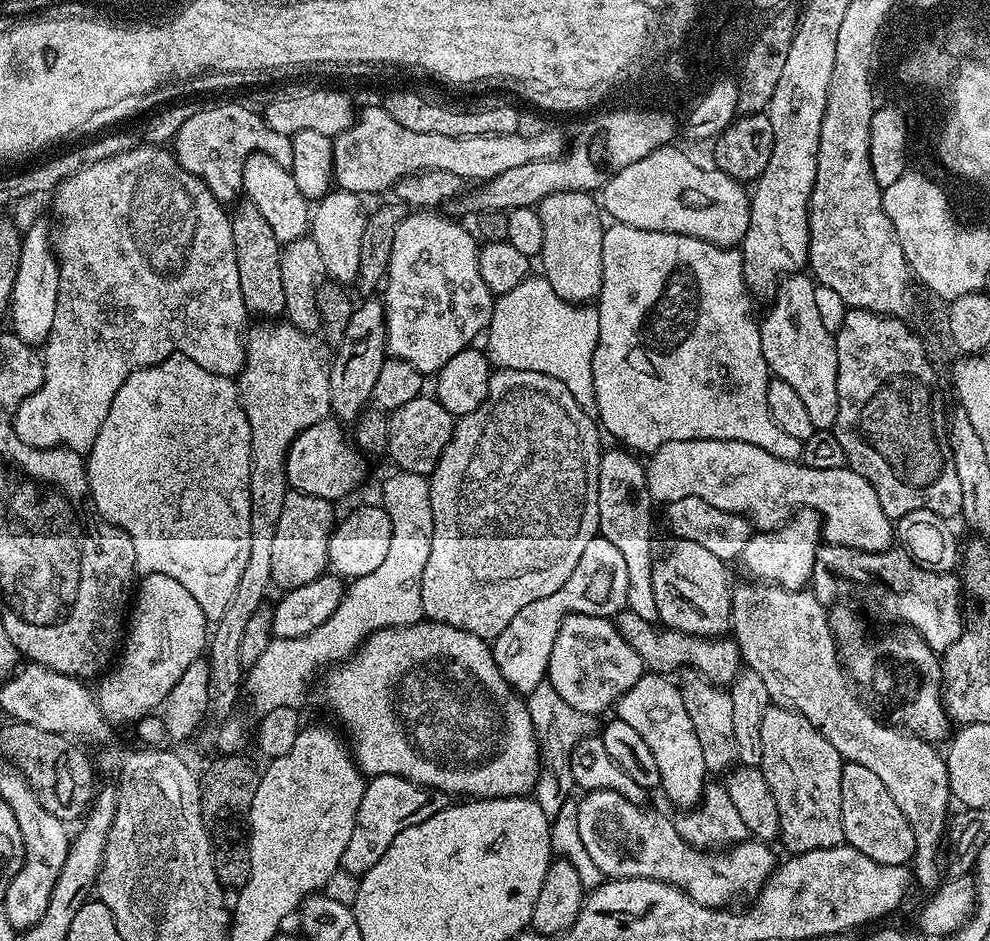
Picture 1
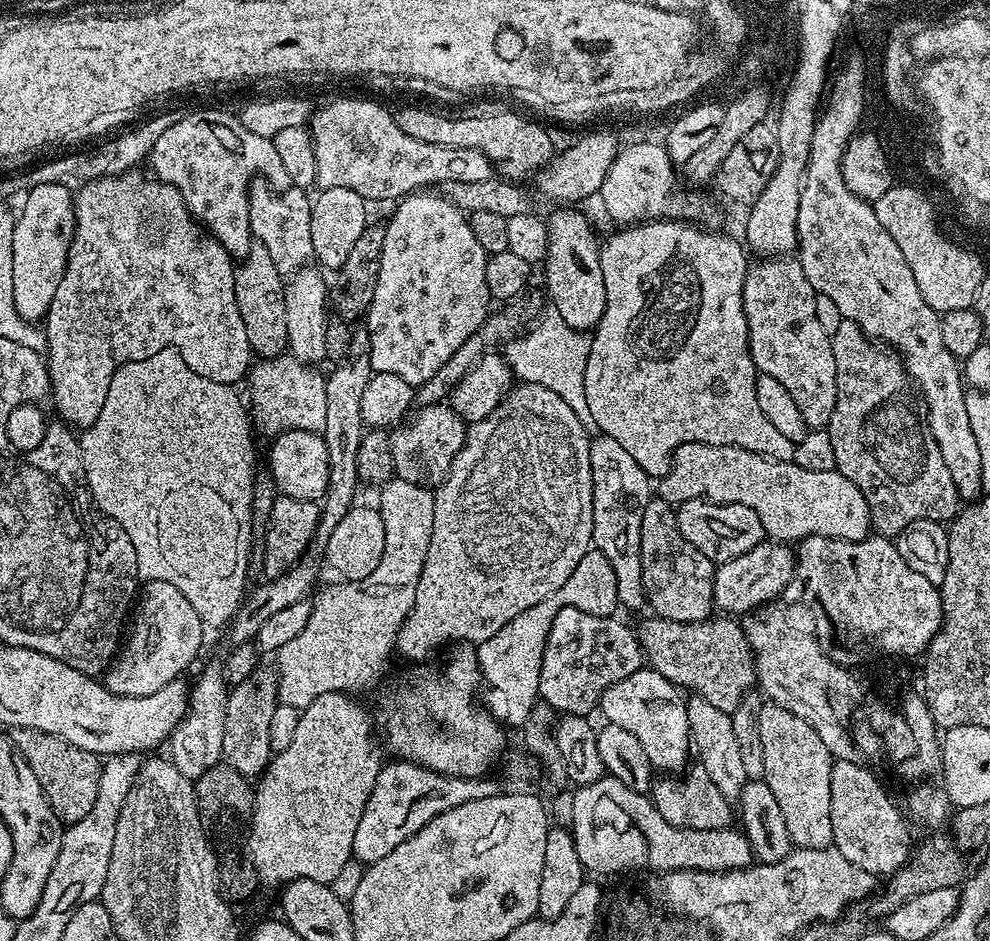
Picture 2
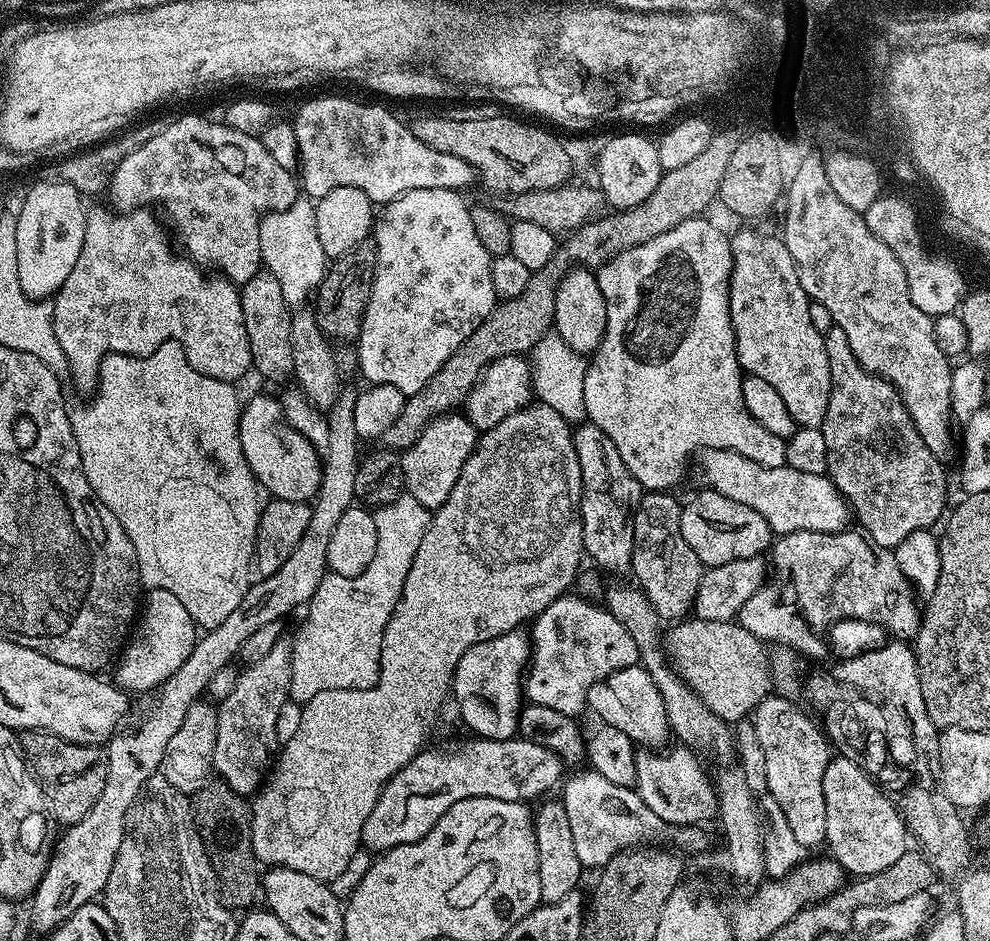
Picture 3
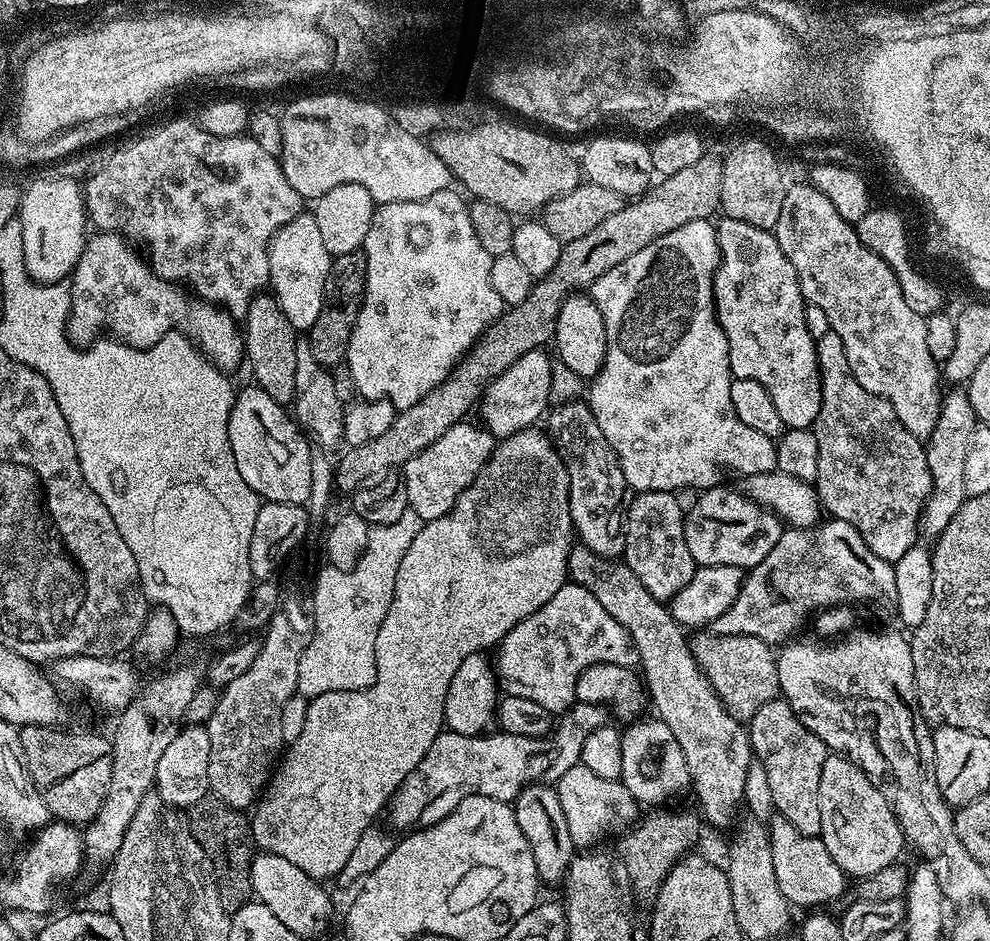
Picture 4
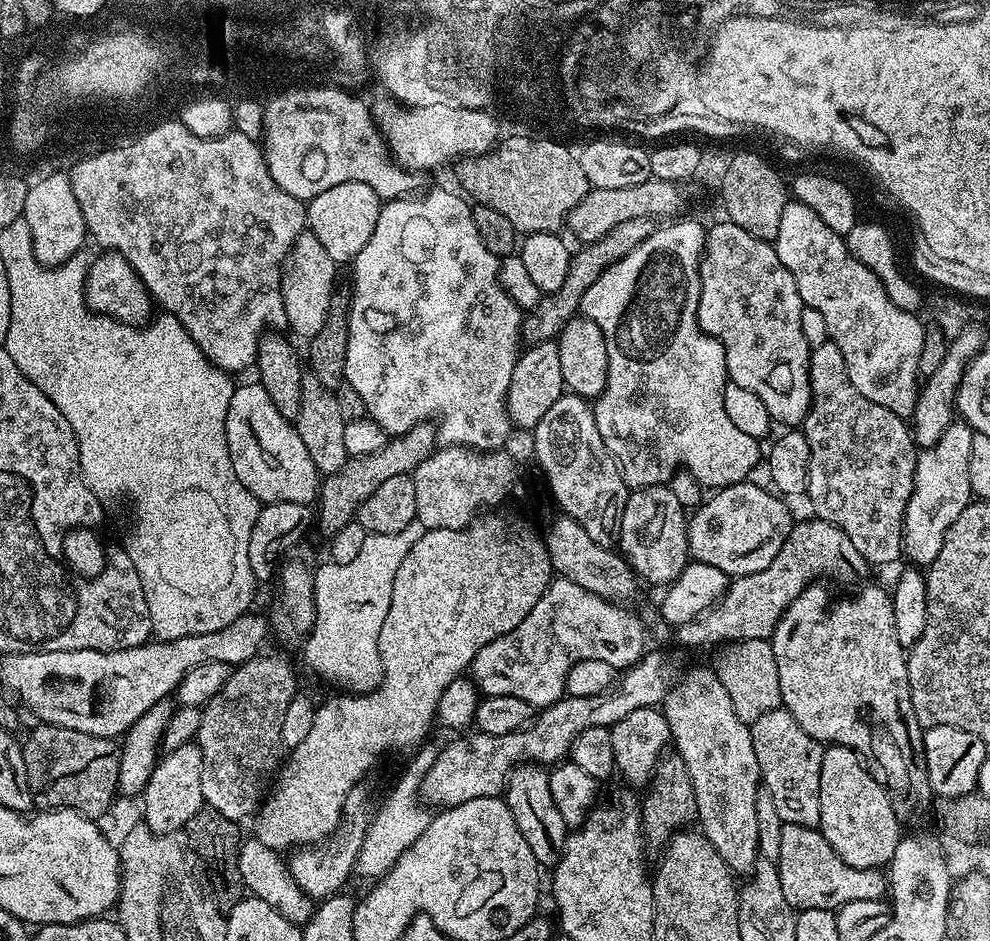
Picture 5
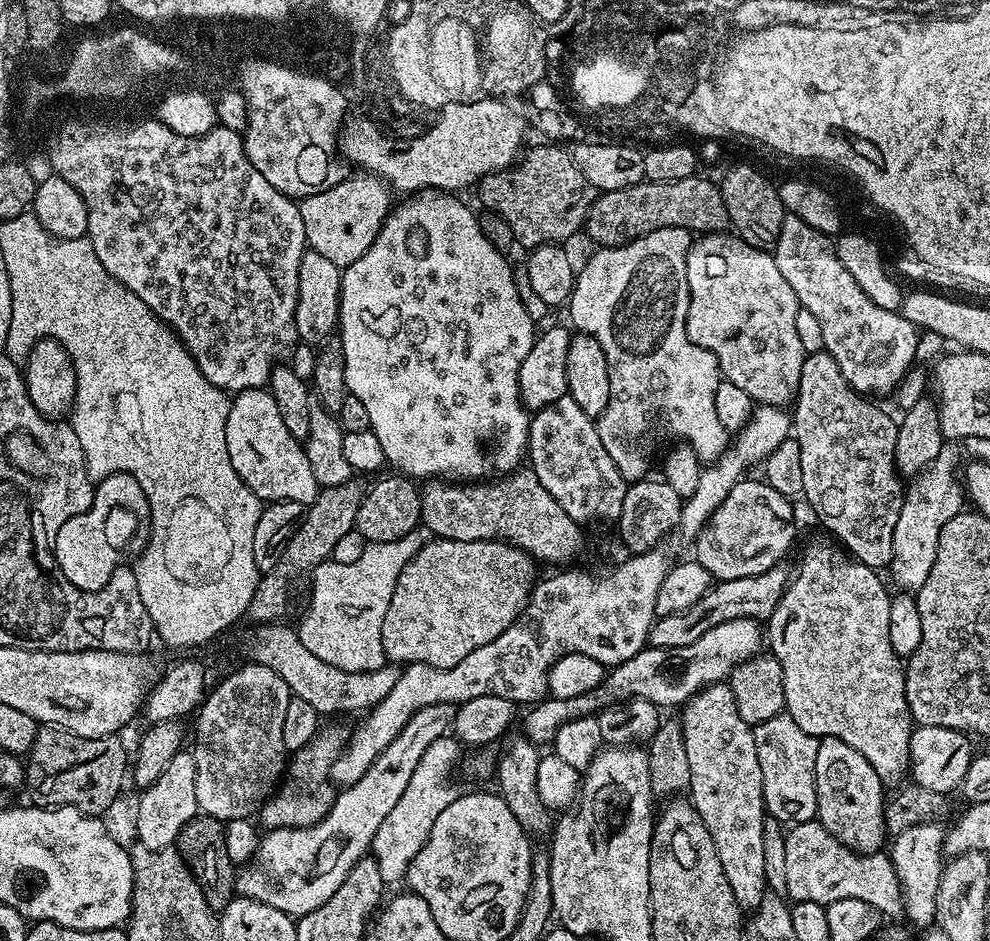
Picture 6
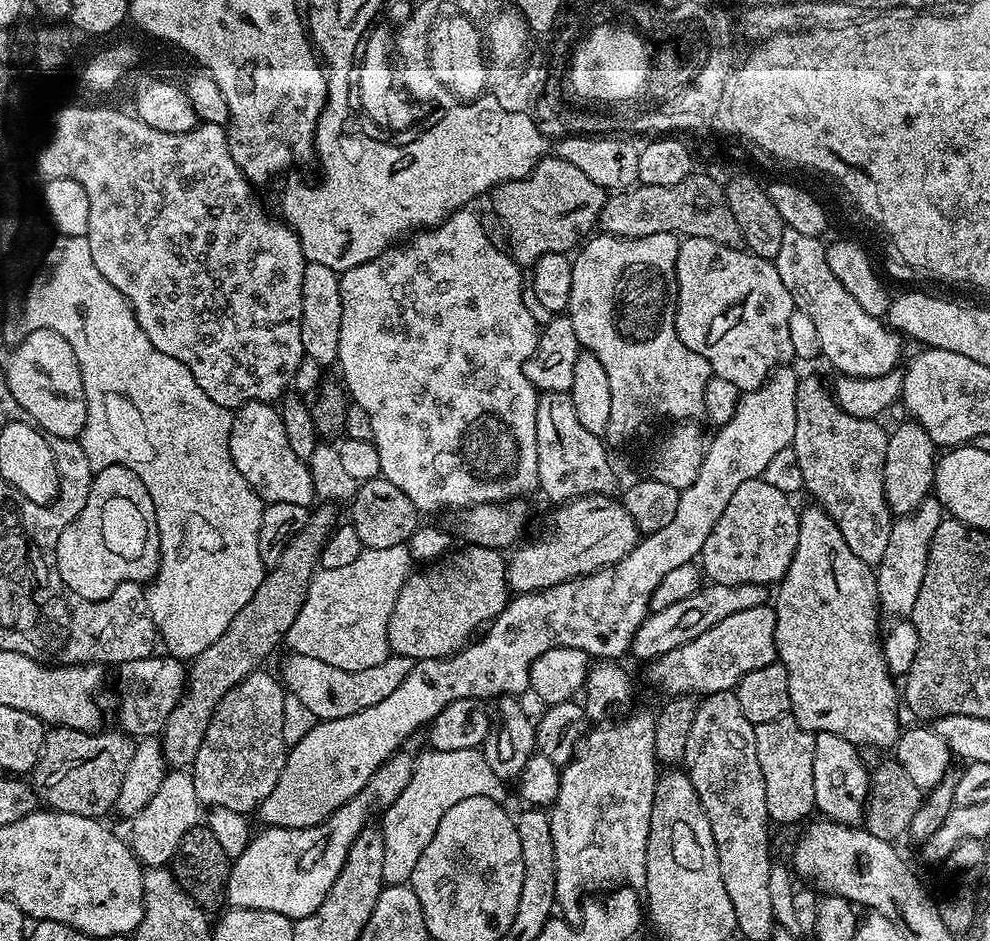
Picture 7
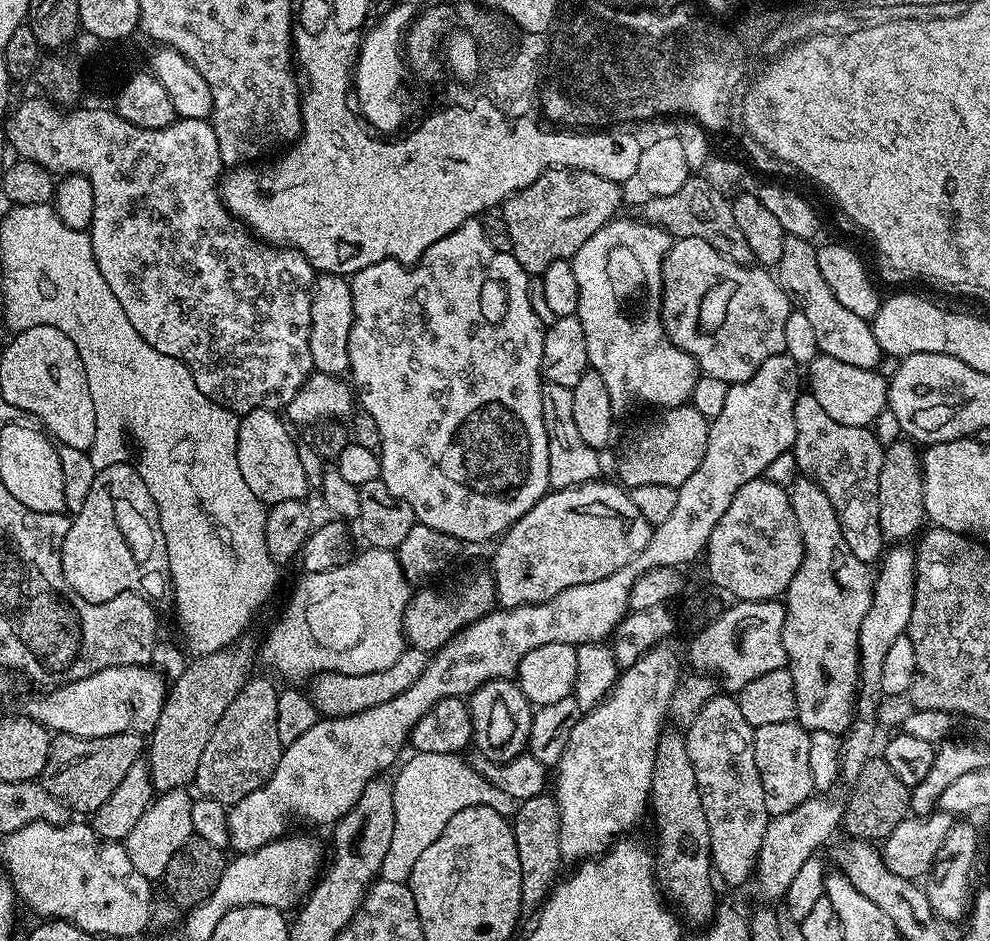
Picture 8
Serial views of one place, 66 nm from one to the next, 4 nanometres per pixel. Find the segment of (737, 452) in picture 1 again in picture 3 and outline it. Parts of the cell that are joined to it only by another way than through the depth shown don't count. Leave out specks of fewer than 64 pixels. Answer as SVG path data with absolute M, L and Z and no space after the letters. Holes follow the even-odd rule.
M705 448L695 457L694 464L700 467L700 476L705 480L707 487L718 494L726 494L726 498L734 498L734 502L742 502L742 506L750 506L750 510L758 510L762 518L771 526L777 537L786 534L794 534L802 530L811 532L843 532L849 527L850 509L848 501L832 485L827 475L802 474L802 470L794 470L790 467L771 468L770 466L758 466L758 462L750 462L737 452L728 450L714 450Z

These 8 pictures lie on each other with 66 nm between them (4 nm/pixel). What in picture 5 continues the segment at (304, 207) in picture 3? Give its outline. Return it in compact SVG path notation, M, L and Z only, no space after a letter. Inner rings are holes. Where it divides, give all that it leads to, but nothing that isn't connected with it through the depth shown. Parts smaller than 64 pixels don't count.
M307 230L301 232L292 243L292 249L288 251L280 289L287 327L292 327L303 338L318 334L333 311L332 287L336 284L336 271L338 271L336 260L330 258L330 254L326 254L326 249L322 247L322 242L318 242L316 235Z

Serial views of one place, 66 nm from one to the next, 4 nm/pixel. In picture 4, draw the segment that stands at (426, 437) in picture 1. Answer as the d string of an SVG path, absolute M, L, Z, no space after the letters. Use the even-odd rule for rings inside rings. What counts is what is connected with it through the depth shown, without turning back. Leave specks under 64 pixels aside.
M461 422L450 426L436 442L430 442L426 450L414 454L402 465L402 479L408 495L411 511L420 515L421 521L442 518L455 506L456 500L474 482L496 449L498 440L479 423Z

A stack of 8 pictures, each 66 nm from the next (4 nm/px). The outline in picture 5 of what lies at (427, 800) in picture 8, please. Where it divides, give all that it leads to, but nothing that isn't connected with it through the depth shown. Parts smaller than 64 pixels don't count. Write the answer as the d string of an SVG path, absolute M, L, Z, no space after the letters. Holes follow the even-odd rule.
M421 747L415 753L417 756L409 762L408 769L401 774L400 781L393 786L392 793L384 800L384 805L377 812L375 809L371 813L365 838L362 839L361 849L358 850L354 871L357 877L360 875L379 878L386 875L394 866L394 862L402 858L402 854L414 844L418 834L422 834L422 830L426 830L426 826L432 820L433 813L422 803L420 791L420 781L436 761L437 749L428 747Z

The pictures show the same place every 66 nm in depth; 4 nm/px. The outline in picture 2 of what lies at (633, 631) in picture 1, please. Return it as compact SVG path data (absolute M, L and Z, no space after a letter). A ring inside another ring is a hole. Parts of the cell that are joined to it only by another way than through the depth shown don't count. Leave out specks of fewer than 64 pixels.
M653 615L651 619L642 621L640 628L635 629L635 634L640 642L640 651L647 667L662 674L662 678L666 678L681 690L687 690L689 693L692 691L692 694L699 699L710 702L710 706L718 706L718 710L729 714L742 702L745 695L753 691L756 684L756 660L752 656L750 642L746 638L743 627L737 621L736 624L732 621L735 619L709 618L690 624L664 620L657 615Z

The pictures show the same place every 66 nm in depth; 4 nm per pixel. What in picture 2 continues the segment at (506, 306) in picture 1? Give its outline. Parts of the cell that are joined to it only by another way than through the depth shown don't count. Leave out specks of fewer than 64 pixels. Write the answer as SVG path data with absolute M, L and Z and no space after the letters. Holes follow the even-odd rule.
M544 314L523 335L503 345L502 355L517 381L554 390L554 394L558 394L558 398L562 398L562 402L566 402L566 406L570 406L580 420L588 422L592 418L584 393L588 342L589 337L581 329L571 328L560 316Z

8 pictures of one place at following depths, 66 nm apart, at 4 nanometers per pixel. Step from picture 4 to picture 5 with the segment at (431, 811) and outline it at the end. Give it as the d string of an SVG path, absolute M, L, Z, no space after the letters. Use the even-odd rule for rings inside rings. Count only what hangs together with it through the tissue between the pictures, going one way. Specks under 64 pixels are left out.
M648 650L637 664L623 673L618 686L602 694L586 694L586 698L565 694L549 708L539 709L532 723L519 732L486 734L473 731L469 740L450 741L444 749L441 747L437 751L434 766L428 768L428 773L420 781L423 799L429 805L440 804L436 806L445 809L474 798L499 797L508 782L508 773L516 765L531 762L541 766L555 766L571 753L574 738L578 738L582 730L590 730L590 726L611 729L613 724L622 722L630 710L663 705L668 691L677 683L679 666L674 653Z

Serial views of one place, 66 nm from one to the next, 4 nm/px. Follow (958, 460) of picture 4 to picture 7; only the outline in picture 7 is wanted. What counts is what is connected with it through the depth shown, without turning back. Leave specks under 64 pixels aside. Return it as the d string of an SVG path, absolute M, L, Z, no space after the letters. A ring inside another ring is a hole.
M929 498L921 502L909 516L899 517L890 530L890 542L886 542L886 551L882 553L879 564L875 565L876 585L880 610L885 617L908 618L914 610L914 602L918 602L918 590L922 590L922 578L926 578L926 562L930 558L930 542L934 542L934 530L946 519L946 509L939 500Z

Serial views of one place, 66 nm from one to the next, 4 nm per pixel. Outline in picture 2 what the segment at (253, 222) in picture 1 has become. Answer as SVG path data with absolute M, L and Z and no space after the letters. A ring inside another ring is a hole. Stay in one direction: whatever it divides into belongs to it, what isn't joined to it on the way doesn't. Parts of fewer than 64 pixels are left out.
M259 242L253 243L252 249L243 256L241 264L244 265L236 268L234 298L238 302L238 314L242 314L242 322L246 322L246 338L250 338L250 346L257 357L281 355L288 348L285 277L281 276L278 266L274 266L270 250L266 250L266 246Z

